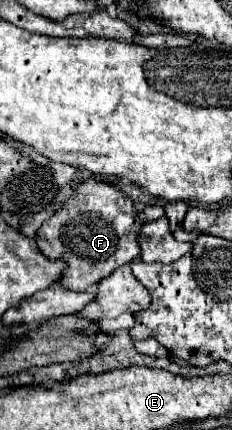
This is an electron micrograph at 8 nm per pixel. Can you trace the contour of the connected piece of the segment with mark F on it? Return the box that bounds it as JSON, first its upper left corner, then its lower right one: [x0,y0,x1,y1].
[37,180,143,292]

